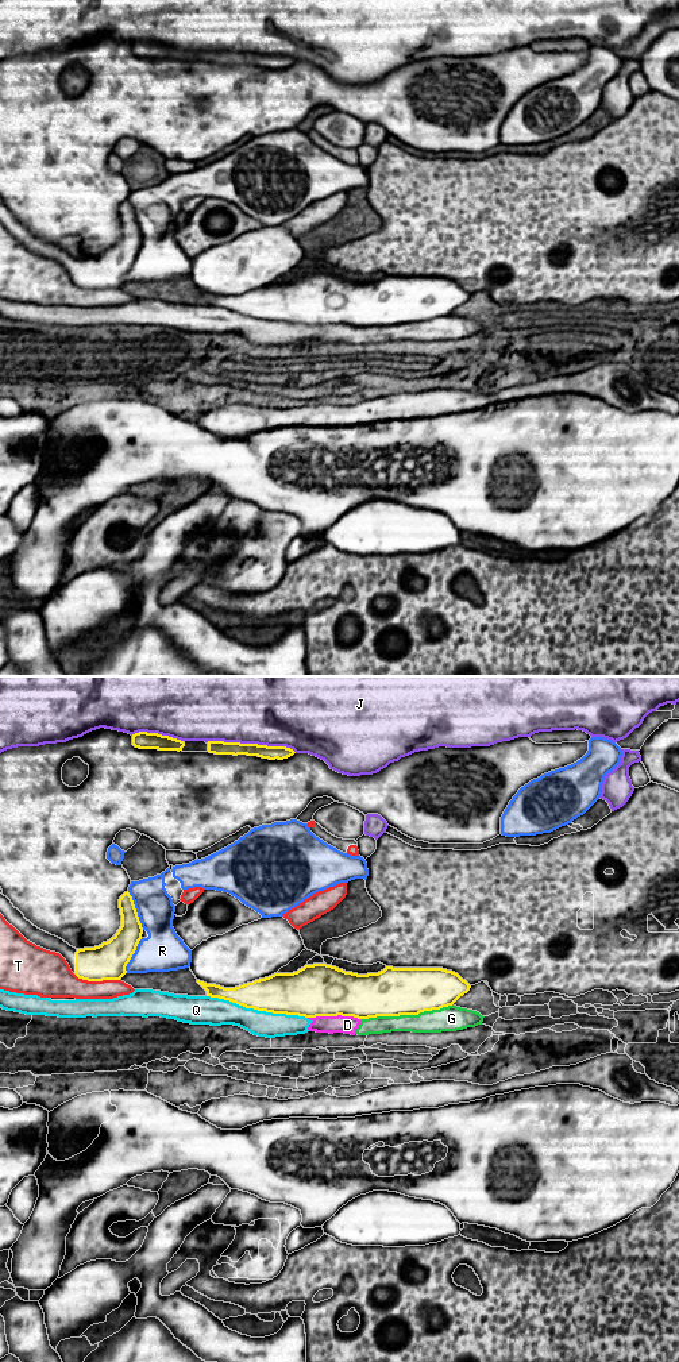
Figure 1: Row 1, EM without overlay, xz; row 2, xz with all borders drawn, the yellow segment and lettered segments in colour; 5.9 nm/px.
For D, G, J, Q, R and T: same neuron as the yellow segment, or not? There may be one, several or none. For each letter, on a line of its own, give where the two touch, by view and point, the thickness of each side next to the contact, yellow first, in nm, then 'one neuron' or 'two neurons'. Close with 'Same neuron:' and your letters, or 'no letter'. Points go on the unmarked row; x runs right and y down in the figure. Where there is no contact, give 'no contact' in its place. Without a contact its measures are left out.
D: xz (334, 324) | 320/110 nm | two neurons
G: xz (406, 323) | 280/140 nm | two neurons
J: xz (251, 53) | 80/340 nm | two neurons
Q: xz (257, 317) | 260/170 nm | two neurons
R: xz (135, 219) | 160/220 nm | two neurons
T: xz (96, 289) | 220/220 nm | two neurons
Same neuron: no letter

